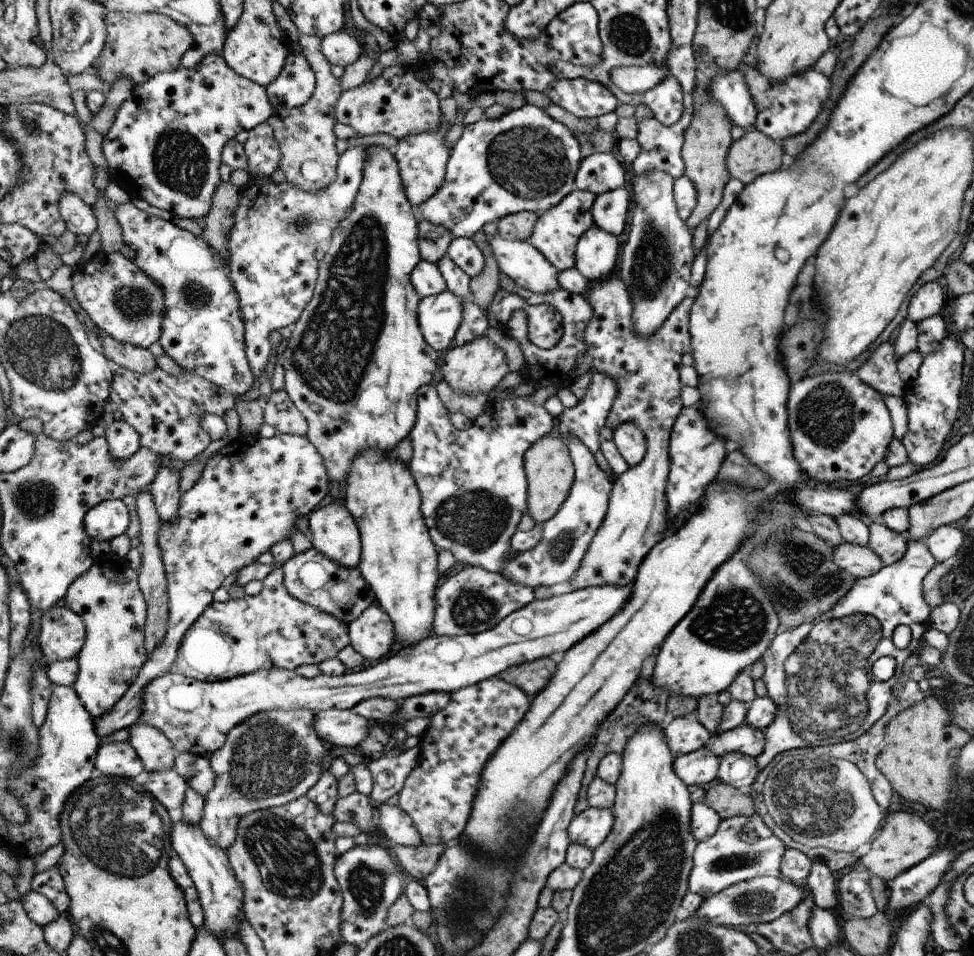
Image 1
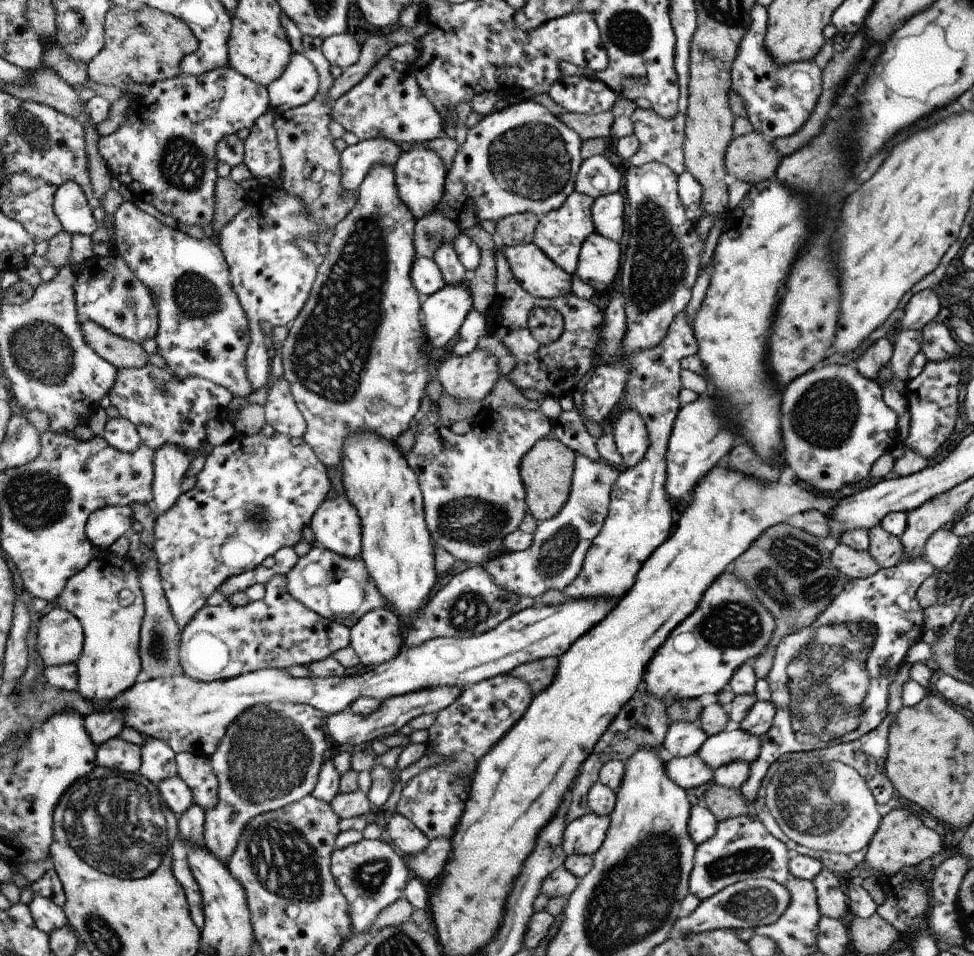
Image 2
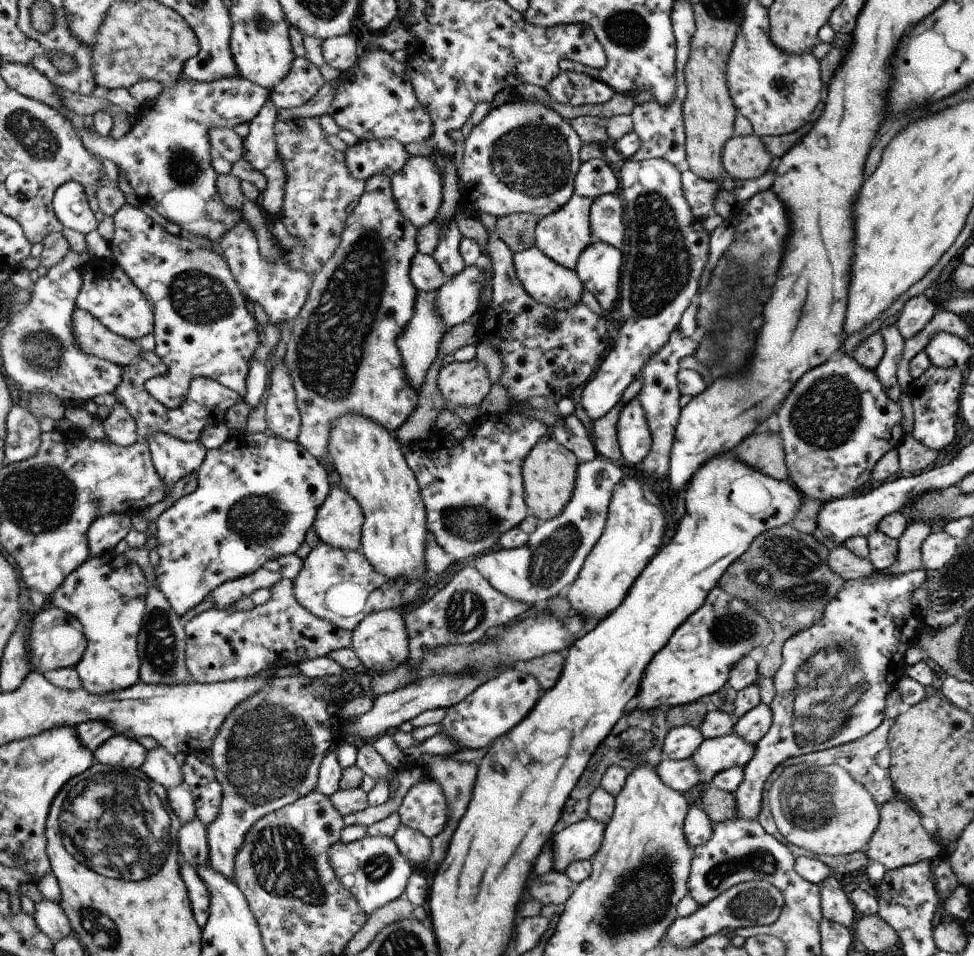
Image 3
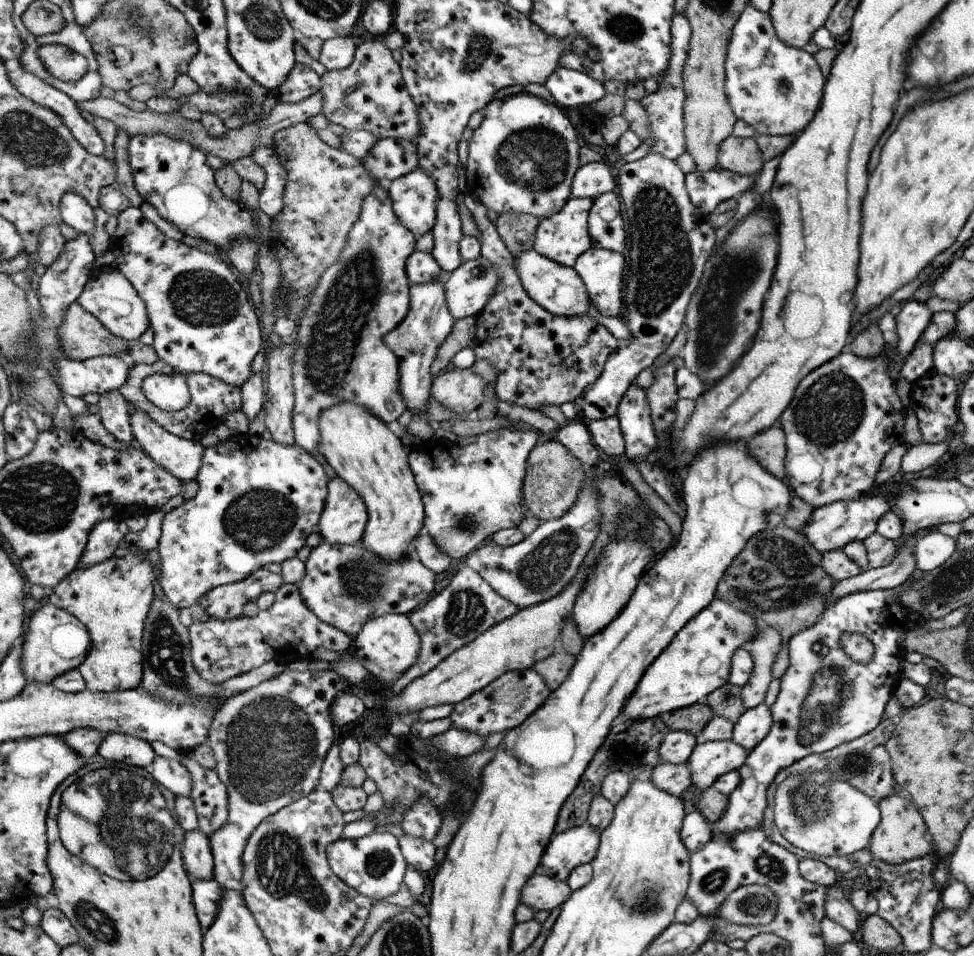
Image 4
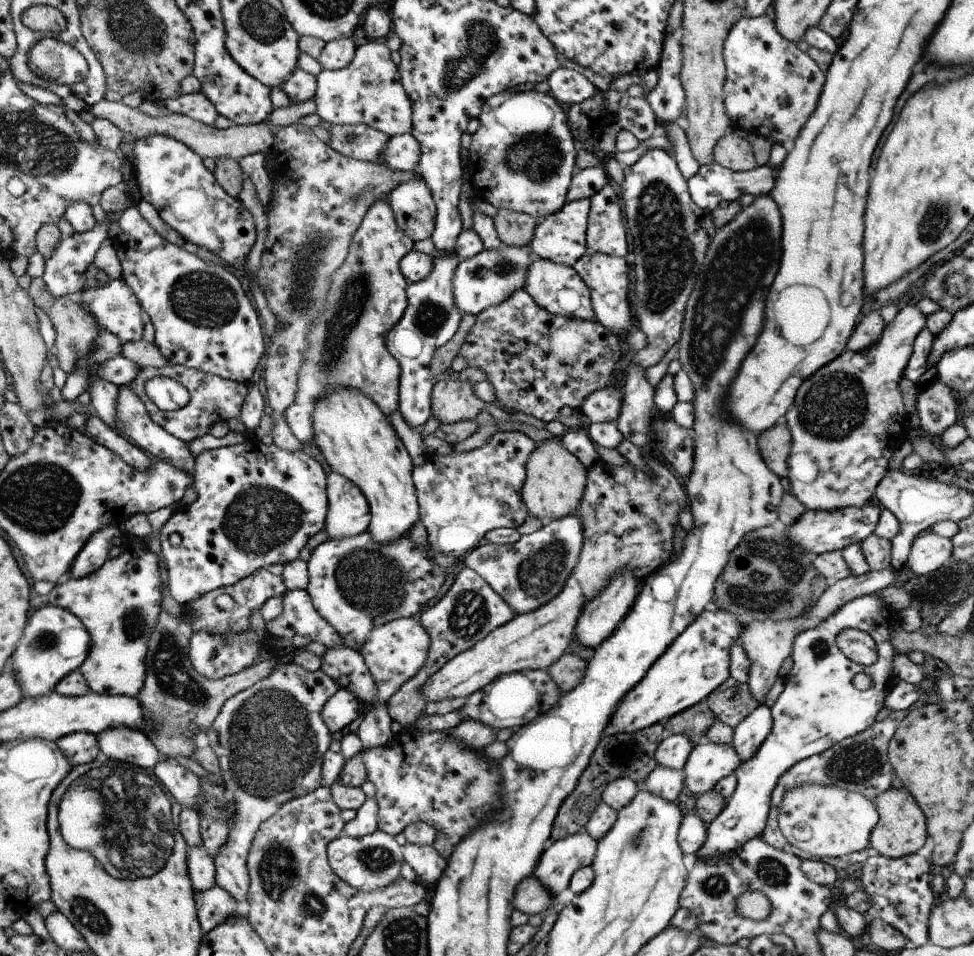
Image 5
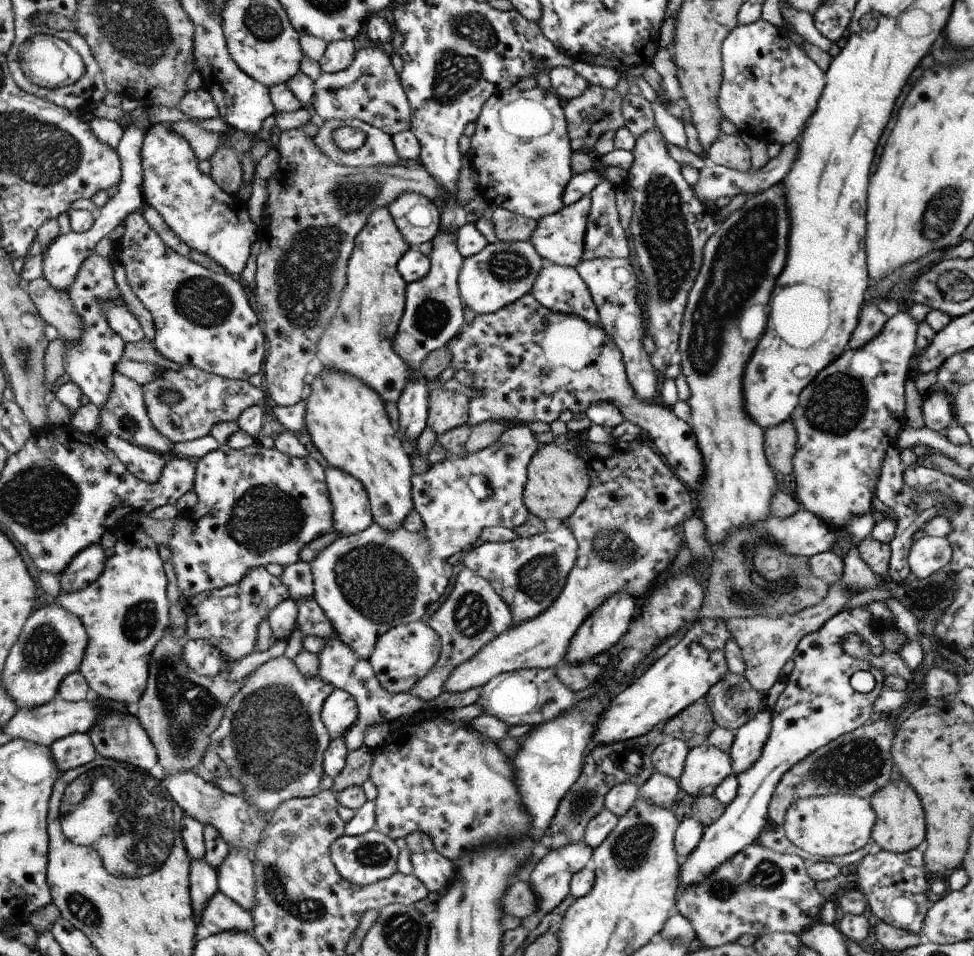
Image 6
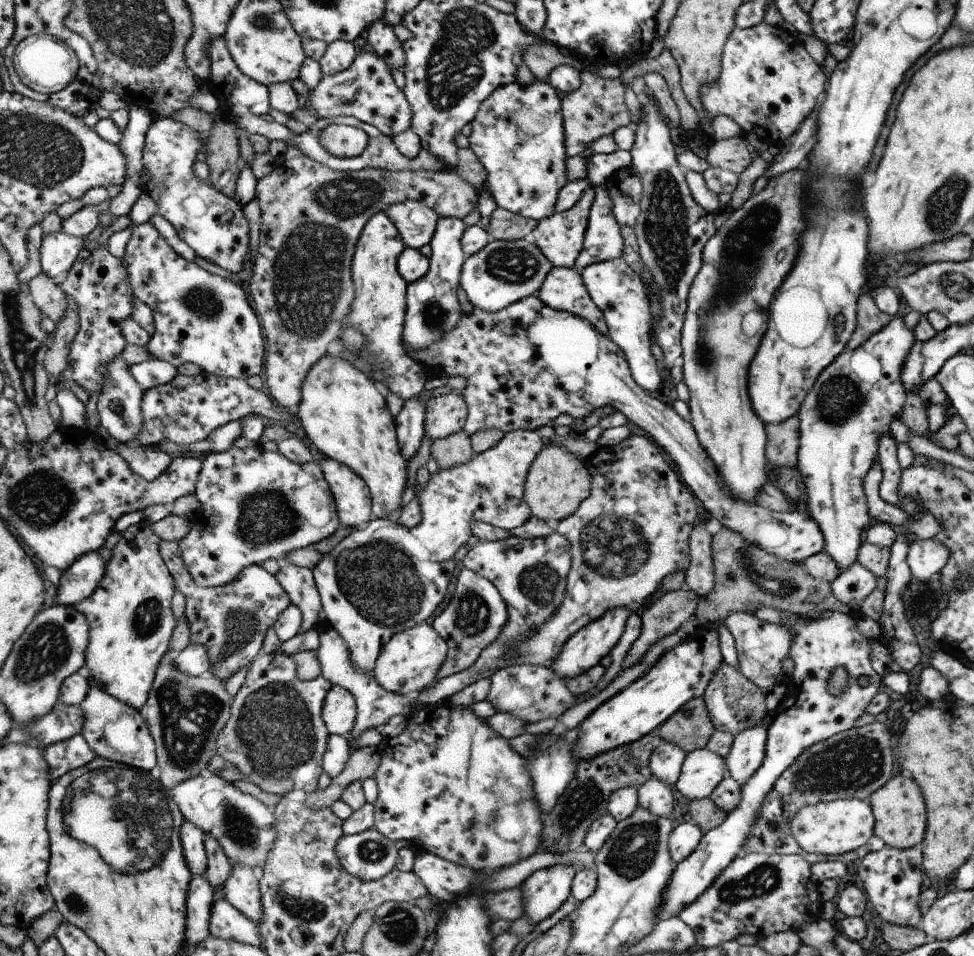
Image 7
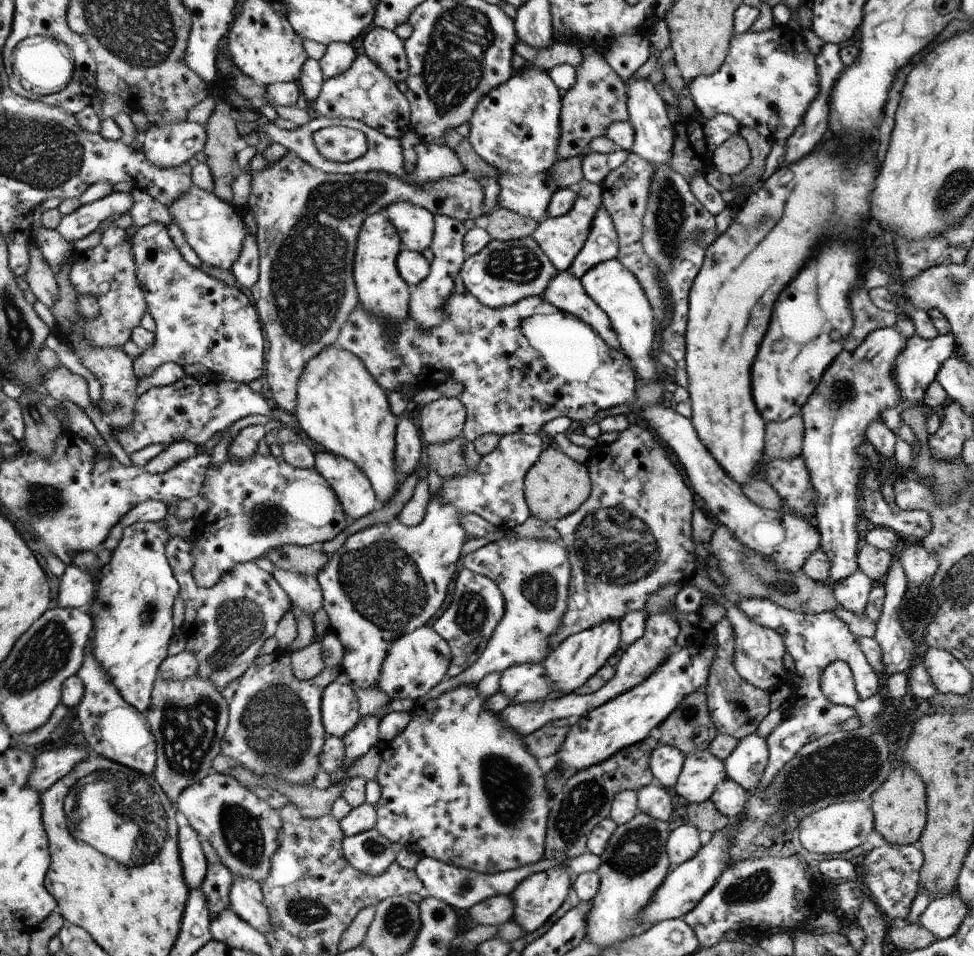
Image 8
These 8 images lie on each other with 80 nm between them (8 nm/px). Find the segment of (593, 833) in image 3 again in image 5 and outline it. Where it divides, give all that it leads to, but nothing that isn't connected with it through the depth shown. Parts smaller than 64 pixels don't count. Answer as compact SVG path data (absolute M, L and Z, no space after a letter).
M586 831L556 841L544 852L544 860L540 860L534 876L557 896L570 887L579 868L591 866L597 850L597 842Z

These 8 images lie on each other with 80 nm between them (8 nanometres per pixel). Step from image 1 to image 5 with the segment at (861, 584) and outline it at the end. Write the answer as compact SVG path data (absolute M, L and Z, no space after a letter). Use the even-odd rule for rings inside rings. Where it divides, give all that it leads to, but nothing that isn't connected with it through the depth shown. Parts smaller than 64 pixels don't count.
M876 596L855 598L816 628L801 632L795 638L791 652L793 667L785 678L784 690L771 708L773 725L770 734L756 754L733 772L737 778L736 790L722 812L707 825L705 843L695 854L698 859L710 859L738 850L745 842L761 837L767 825L774 787L785 771L809 756L827 751L842 739L865 731L876 722L874 718L884 707L887 692L892 690L890 678L896 677L892 666L896 652L891 643L890 628L901 624L900 615L890 609L889 616L884 617L882 607L885 605ZM846 629L861 629L875 640L877 661L874 664L859 665L842 654L836 637ZM858 672L870 674L874 686L867 691L854 688L852 678Z

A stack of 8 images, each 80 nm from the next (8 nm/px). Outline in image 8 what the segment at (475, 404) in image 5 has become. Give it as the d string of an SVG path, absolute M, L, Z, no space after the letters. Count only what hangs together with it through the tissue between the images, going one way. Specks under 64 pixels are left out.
M440 398L417 409L416 424L424 447L447 443L463 434L467 411L459 399Z

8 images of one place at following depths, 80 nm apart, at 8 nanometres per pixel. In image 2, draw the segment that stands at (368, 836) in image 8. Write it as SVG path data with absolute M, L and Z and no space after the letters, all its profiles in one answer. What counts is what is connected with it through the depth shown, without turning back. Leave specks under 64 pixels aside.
M386 837L362 839L334 851L331 872L350 905L351 919L355 925L352 935L368 931L380 911L403 896L411 878L411 869L407 863L406 856L401 855Z

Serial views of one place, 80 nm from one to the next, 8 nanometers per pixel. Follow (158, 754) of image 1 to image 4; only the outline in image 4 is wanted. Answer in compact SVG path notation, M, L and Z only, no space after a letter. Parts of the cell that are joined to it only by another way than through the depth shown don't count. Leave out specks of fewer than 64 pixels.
M157 756L147 770L152 774L151 777L176 796L190 796L194 788L191 772L188 772L182 762Z

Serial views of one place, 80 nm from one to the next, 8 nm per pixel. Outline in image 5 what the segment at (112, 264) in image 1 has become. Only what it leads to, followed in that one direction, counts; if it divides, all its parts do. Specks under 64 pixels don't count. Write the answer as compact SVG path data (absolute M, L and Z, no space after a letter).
M122 278L112 279L95 289L84 288L76 298L79 304L84 303L89 308L88 312L97 320L98 325L102 325L111 333L119 336L122 342L134 342L142 339L145 323L142 320L143 314L140 314L142 305L131 287Z

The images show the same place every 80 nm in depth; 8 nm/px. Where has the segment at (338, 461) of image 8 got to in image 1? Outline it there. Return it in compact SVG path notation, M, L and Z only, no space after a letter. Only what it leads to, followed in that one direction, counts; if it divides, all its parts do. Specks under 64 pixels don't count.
M330 499L308 517L310 540L315 549L348 568L355 567L362 562L362 536L359 532L359 525L345 503Z

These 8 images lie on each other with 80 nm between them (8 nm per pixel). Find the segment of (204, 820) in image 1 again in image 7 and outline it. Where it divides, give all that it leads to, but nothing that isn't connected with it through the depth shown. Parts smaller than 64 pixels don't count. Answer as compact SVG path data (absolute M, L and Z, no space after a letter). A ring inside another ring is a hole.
M274 652L261 654L250 664L246 680L233 696L231 716L218 739L218 755L236 765L244 780L253 782L269 793L283 798L294 789L315 791L322 774L322 754L325 753L329 732L321 717L324 697L333 685L321 674L315 679L301 681L293 656ZM238 863L233 866L231 874L223 884L224 899L257 925L265 916L258 877L257 871Z

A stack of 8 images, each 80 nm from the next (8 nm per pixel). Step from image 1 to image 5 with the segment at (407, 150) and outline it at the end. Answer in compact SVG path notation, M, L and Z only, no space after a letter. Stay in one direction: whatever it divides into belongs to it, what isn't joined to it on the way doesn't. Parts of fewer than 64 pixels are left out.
M423 178L396 187L386 197L399 227L413 241L430 239L435 232L438 210L431 188Z

